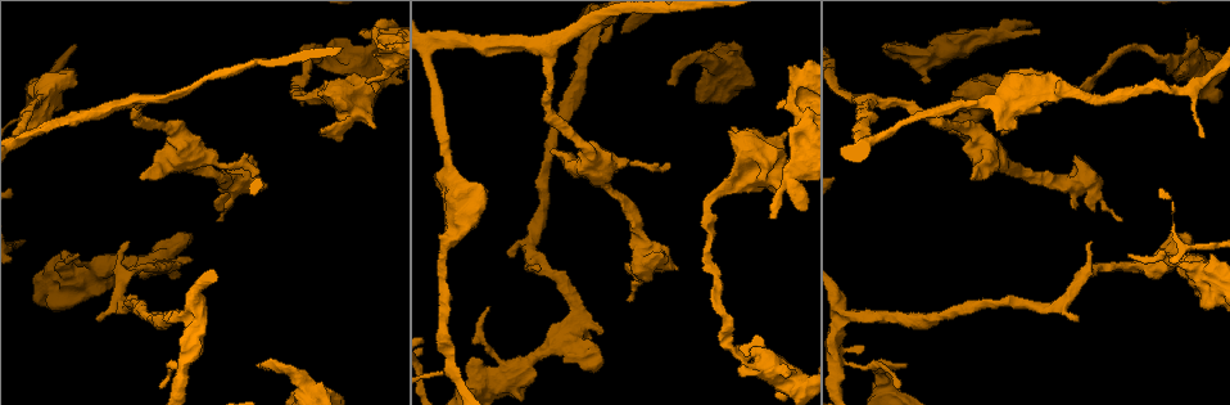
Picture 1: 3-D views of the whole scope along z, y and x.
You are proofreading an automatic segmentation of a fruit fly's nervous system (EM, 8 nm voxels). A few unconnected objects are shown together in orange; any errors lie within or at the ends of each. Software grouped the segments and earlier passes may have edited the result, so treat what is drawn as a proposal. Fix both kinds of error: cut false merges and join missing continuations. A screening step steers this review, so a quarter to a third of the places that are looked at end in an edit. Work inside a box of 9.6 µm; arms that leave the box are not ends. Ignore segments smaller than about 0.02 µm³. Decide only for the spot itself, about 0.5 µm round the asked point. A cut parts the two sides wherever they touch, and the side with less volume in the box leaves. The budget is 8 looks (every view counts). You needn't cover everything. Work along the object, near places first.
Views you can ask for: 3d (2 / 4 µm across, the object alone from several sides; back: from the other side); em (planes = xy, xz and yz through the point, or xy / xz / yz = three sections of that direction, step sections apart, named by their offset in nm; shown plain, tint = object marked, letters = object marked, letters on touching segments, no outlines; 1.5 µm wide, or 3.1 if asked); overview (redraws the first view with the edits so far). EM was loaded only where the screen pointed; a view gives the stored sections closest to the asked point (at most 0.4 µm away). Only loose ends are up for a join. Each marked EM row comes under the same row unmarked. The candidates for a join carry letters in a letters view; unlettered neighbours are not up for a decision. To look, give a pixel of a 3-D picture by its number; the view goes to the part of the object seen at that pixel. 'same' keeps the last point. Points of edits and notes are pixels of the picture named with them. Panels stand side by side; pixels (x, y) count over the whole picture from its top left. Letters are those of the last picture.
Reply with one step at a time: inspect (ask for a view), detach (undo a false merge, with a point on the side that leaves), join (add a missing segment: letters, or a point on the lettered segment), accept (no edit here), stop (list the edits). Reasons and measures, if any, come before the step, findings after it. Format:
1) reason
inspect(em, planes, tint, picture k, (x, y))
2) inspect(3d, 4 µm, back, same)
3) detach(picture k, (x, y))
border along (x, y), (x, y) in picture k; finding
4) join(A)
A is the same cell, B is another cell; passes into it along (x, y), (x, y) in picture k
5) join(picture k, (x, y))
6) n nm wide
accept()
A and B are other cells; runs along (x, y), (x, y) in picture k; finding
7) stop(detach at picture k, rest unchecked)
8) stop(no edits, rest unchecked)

branch stops here
inspect(em, xy, step 8, letters, picture 1, (217, 219))

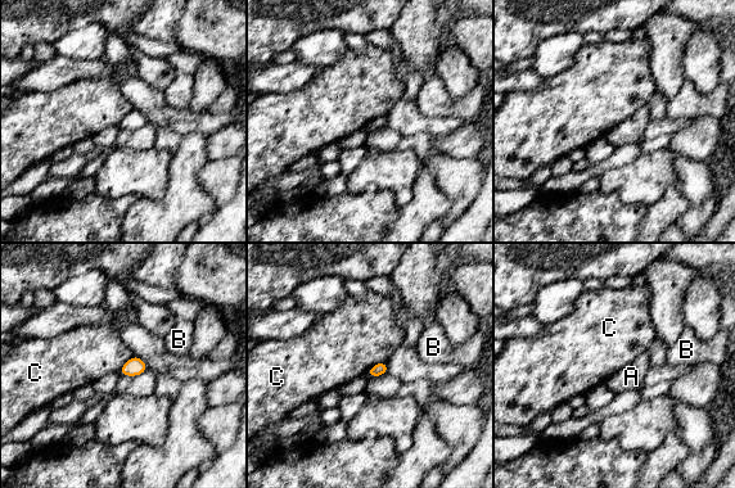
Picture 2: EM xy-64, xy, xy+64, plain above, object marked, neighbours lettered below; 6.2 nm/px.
inspect(em, xz, step 8, letters, same)

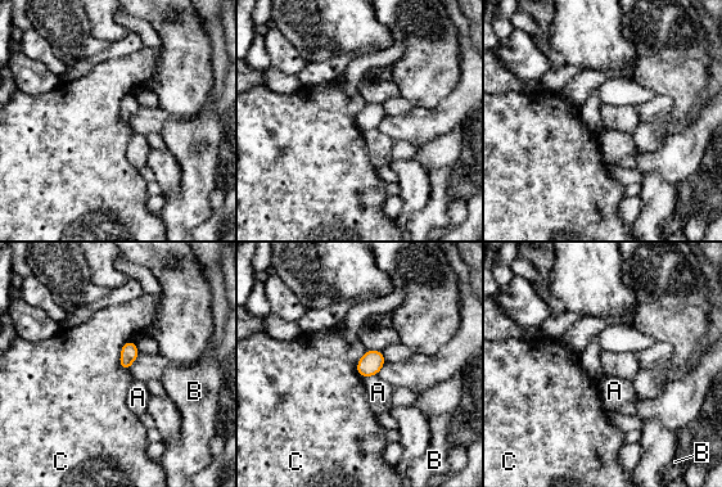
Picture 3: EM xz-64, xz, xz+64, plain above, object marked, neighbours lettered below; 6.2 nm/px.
110 nm wide; C touches over 200 nm
accept()
A, B and C are other cells; none of them fits

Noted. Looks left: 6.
tapers out
inspect(em, planes, letters, picture 1, (252, 176))

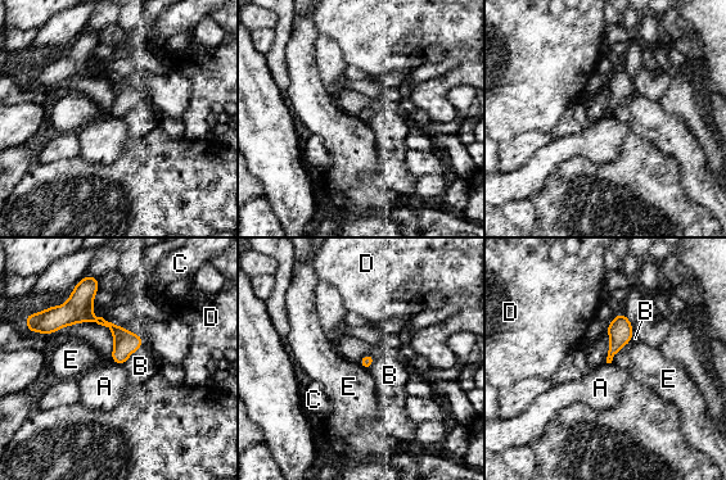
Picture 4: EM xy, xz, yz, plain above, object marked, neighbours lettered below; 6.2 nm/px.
80 nm wide
accept()
A, B, C, D and E are other cells; runs along (95, 286), (86, 312), (121, 336), (121, 361) in picture 4; none of them fits

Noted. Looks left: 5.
an open end
inspect(em, yz, step 4, tint, picture 1, (360, 31))

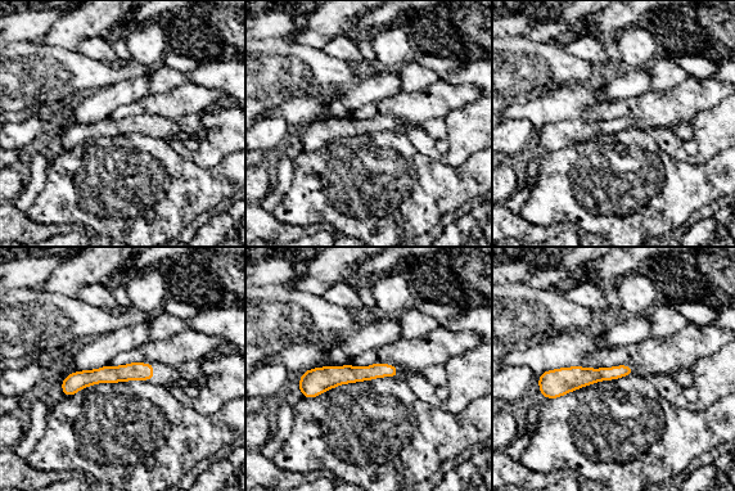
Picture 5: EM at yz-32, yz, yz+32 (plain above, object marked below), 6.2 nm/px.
cut it another way
inspect(em, planes, letters, same)

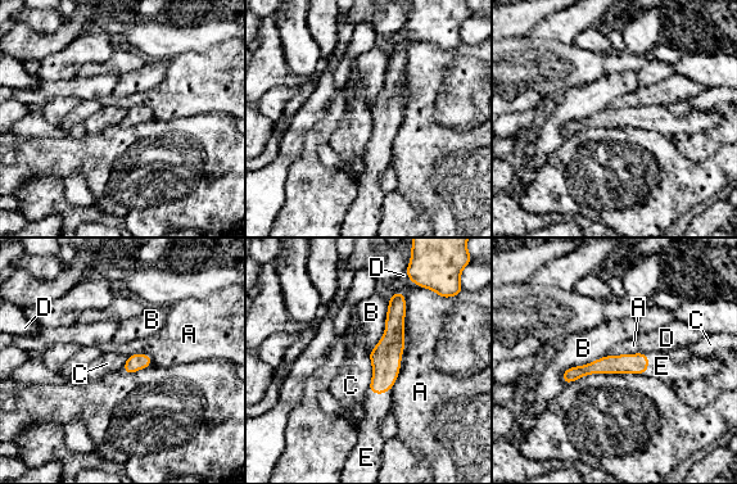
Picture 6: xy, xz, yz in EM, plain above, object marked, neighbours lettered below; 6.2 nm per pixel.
join(E)
E is the same cell, A, B, C and D are other cells; passes into it along (385, 357), (380, 393), (376, 406) in picture 6; it goes on there

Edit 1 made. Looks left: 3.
stop(join at picture 6, rest unchecked)

